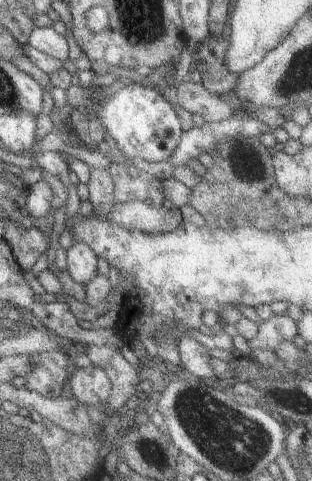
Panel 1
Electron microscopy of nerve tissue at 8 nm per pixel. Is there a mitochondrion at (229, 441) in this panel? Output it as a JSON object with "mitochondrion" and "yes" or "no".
{"mitochondrion":"yes"}

